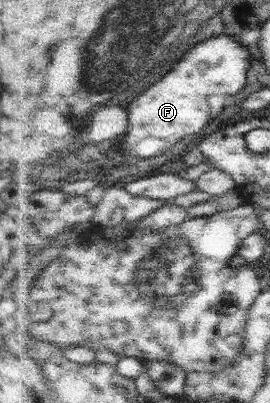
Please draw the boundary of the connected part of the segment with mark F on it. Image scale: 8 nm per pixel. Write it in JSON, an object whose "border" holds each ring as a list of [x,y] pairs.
{"border":[[[222,35],[218,39],[210,39],[210,41],[198,43],[178,63],[178,69],[174,67],[162,79],[162,85],[156,83],[154,87],[150,87],[146,91],[144,97],[138,97],[132,103],[132,109],[130,109],[130,115],[132,115],[132,121],[130,123],[132,123],[132,127],[130,127],[130,133],[128,133],[128,143],[126,143],[128,151],[126,153],[142,157],[156,157],[156,155],[162,155],[168,149],[172,149],[176,143],[180,143],[190,133],[198,133],[198,121],[202,121],[204,125],[208,121],[208,105],[210,105],[210,117],[212,119],[214,117],[220,117],[220,113],[224,113],[224,99],[234,97],[234,95],[240,95],[240,91],[246,89],[250,67],[252,67],[252,53],[236,37]]]}

